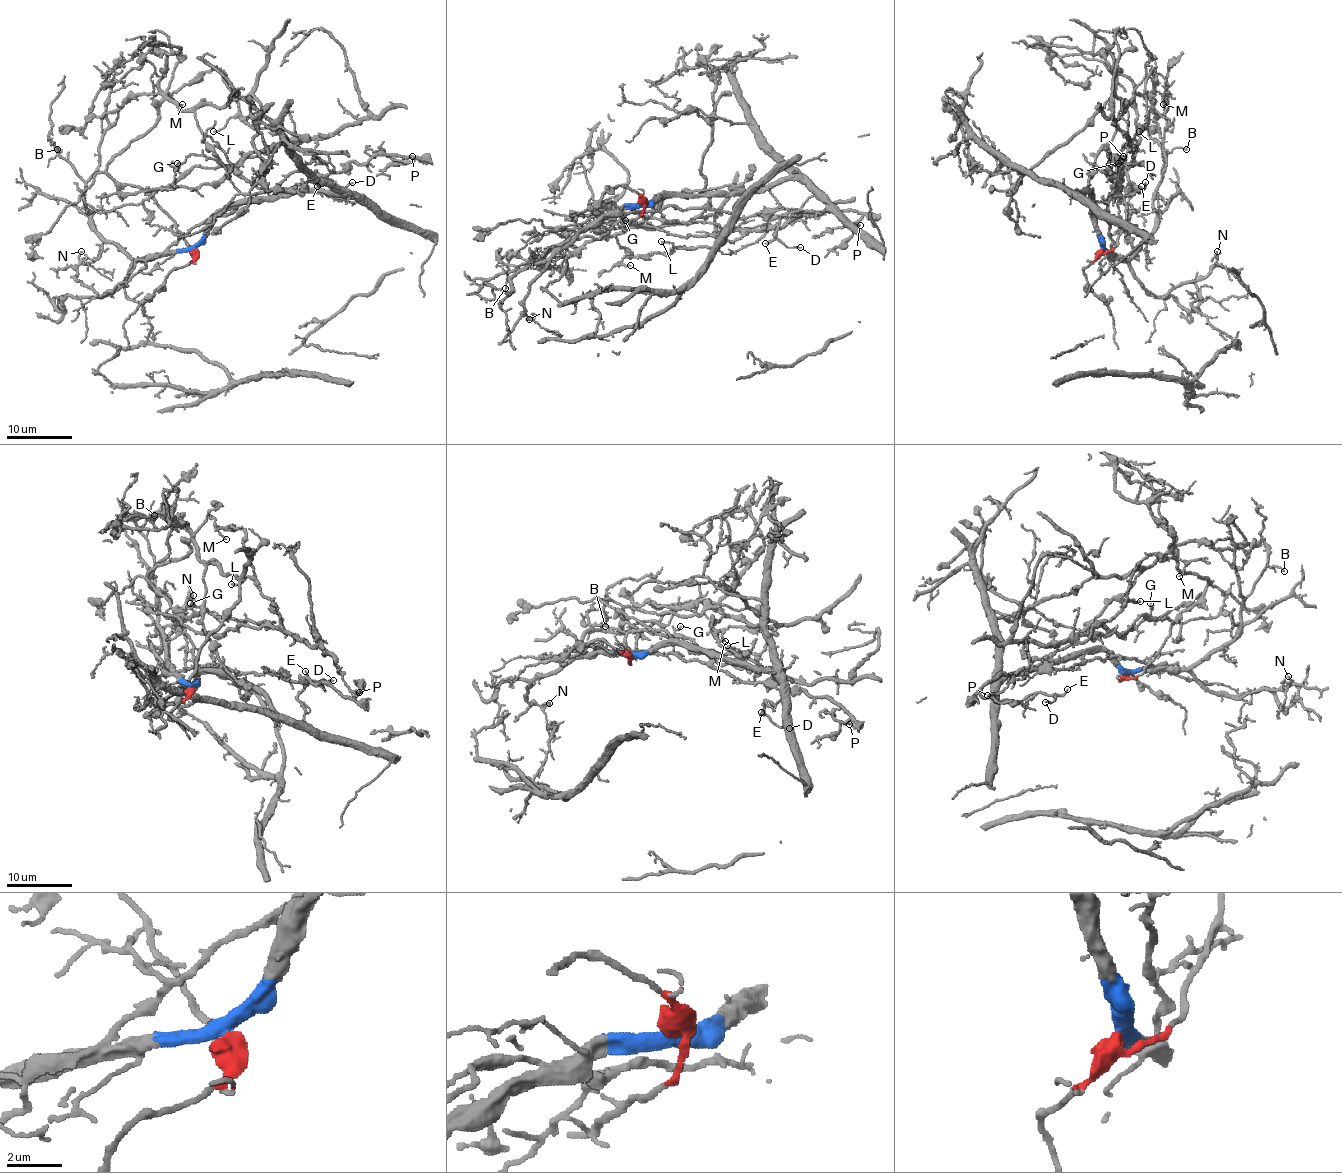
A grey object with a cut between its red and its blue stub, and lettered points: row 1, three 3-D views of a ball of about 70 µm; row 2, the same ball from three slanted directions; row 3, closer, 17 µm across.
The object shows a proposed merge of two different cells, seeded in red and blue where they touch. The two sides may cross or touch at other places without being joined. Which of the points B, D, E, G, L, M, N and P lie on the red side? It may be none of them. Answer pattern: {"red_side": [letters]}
{"red_side": ["G", "L", "M", "P"]}

